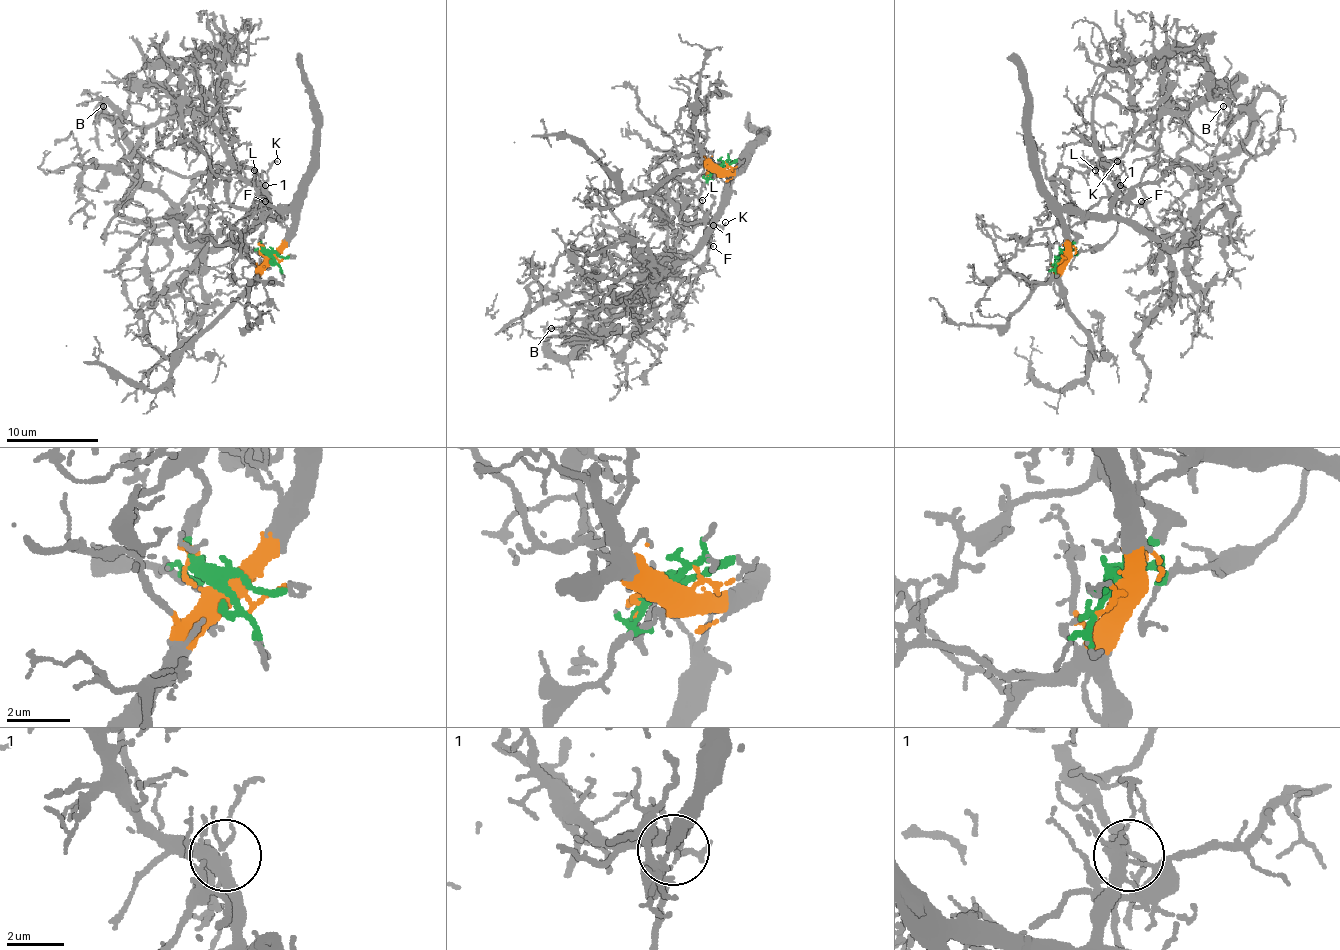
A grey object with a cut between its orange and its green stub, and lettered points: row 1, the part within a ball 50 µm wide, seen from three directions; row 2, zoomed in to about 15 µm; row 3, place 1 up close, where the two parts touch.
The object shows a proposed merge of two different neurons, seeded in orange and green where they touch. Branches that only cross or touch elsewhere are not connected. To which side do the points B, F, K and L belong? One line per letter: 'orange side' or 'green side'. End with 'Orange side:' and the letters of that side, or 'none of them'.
B: green side
F: green side
K: green side
L: green side
Orange side: none of them

